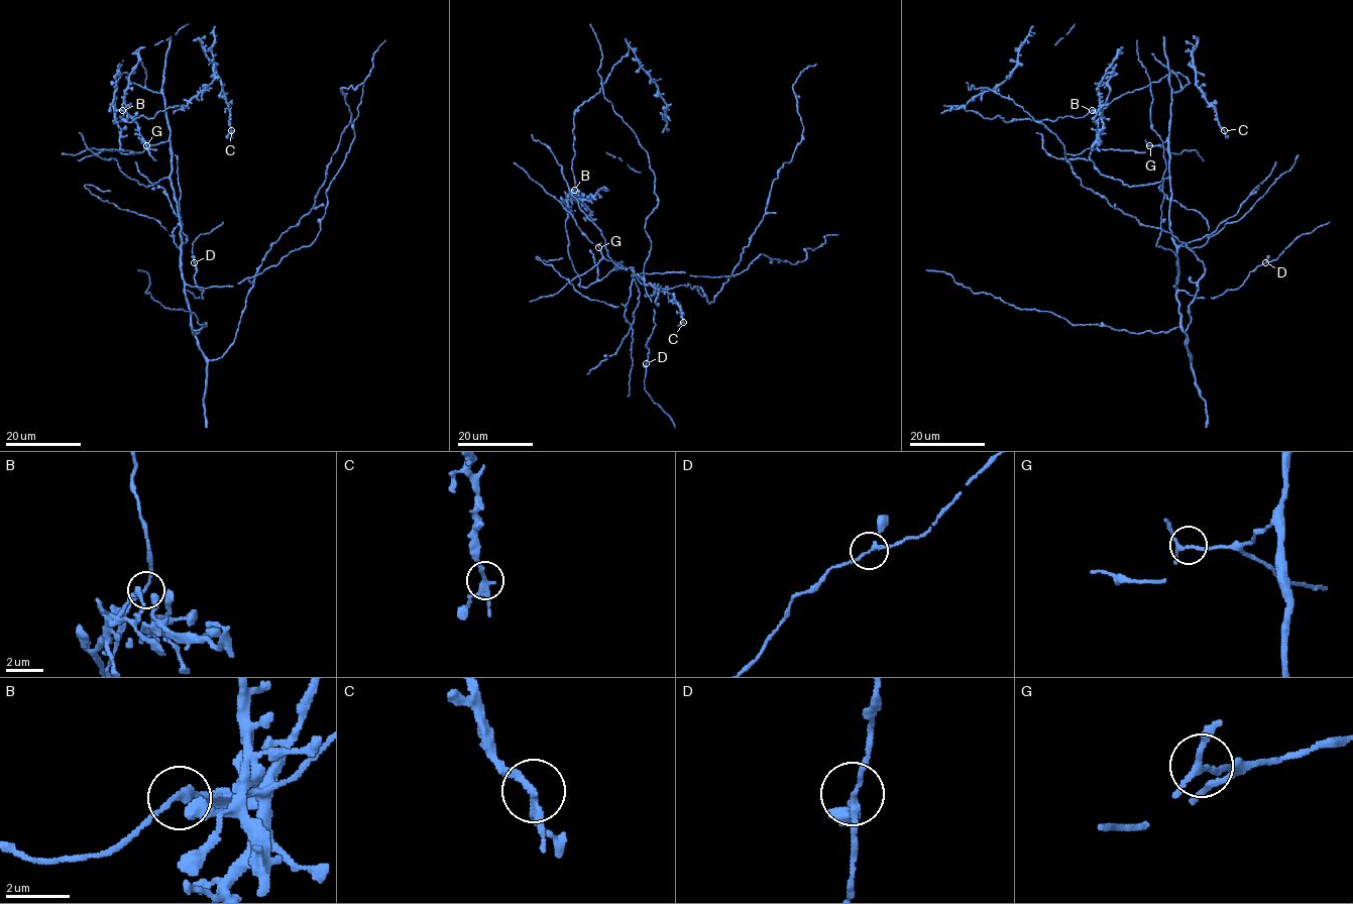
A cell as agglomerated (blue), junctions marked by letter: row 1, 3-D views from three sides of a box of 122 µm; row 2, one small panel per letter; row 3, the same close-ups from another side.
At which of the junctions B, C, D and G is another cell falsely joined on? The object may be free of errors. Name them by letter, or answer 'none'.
none

